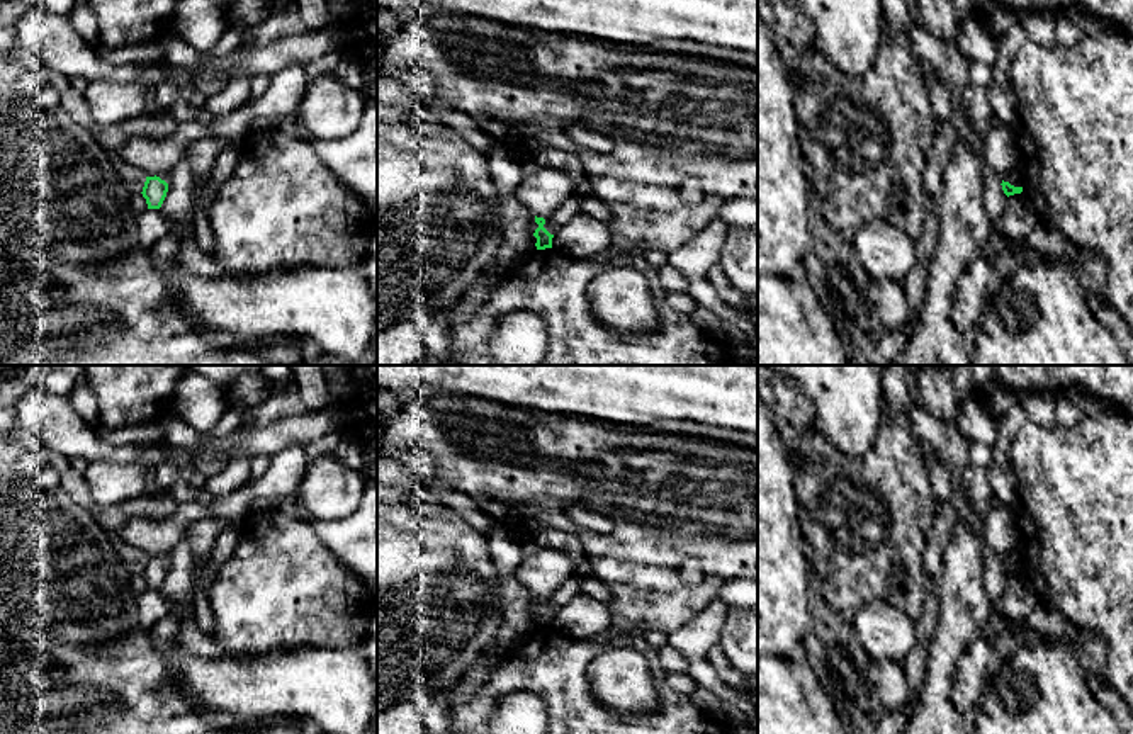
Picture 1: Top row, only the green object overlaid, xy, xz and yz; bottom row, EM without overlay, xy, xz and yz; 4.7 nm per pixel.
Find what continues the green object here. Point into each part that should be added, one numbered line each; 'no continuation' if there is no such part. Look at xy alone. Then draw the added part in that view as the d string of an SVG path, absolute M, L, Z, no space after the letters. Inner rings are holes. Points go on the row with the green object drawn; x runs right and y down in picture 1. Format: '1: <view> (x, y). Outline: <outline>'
no continuation

